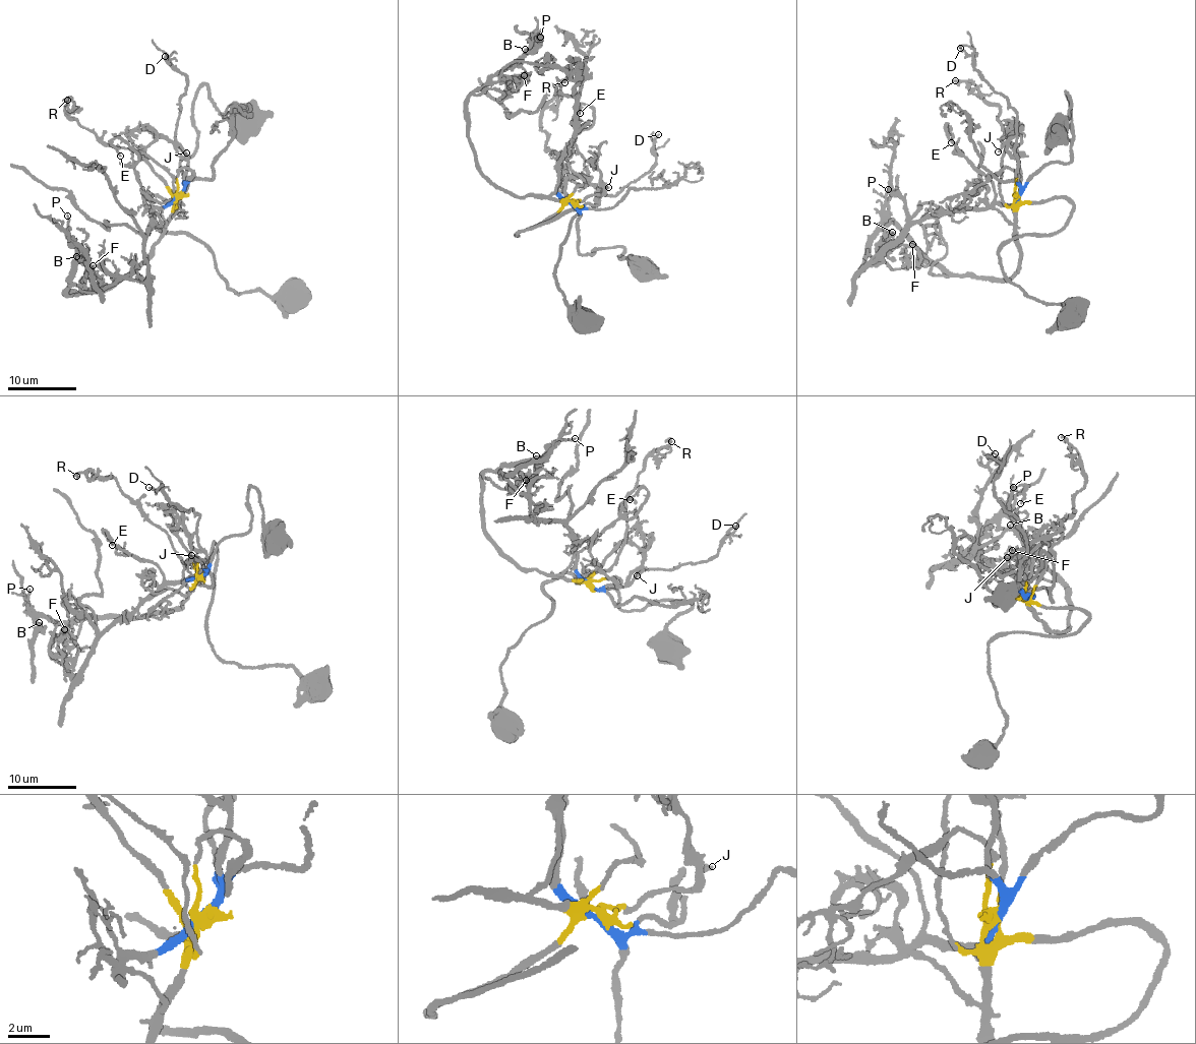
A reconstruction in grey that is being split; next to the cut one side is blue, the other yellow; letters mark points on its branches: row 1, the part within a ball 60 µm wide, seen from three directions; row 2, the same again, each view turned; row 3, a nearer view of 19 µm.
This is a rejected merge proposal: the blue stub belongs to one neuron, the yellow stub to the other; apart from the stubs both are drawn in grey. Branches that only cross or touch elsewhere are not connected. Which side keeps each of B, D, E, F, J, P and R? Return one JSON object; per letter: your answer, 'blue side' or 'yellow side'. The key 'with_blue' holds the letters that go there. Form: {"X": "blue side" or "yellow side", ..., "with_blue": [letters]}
{"B": "yellow side", "D": "blue side", "E": "blue side", "F": "yellow side", "J": "blue side", "P": "yellow side", "R": "yellow side", "with_blue": ["D", "E", "J"]}

